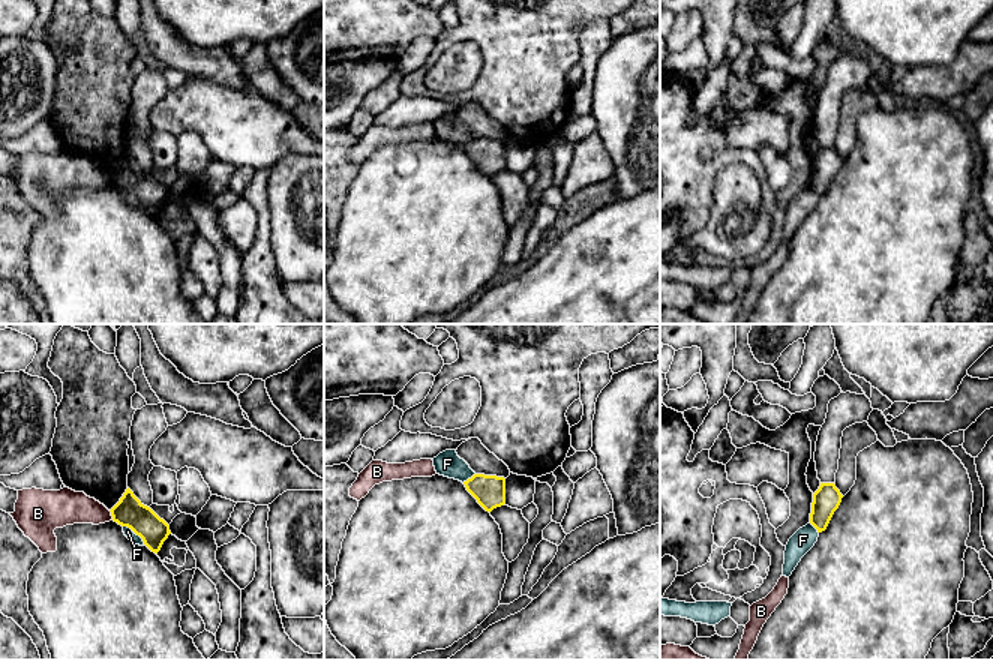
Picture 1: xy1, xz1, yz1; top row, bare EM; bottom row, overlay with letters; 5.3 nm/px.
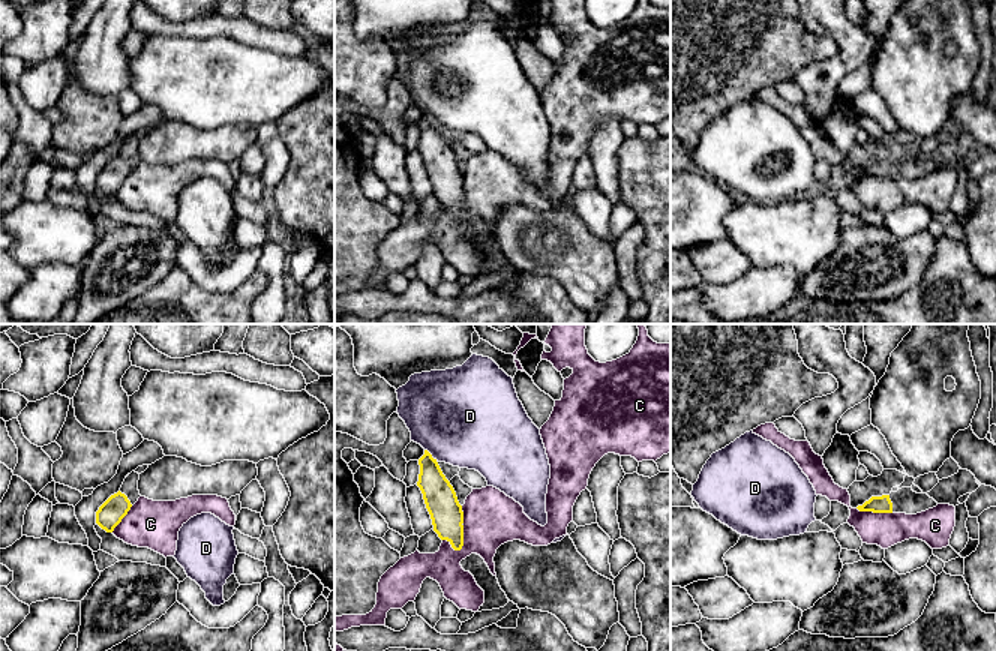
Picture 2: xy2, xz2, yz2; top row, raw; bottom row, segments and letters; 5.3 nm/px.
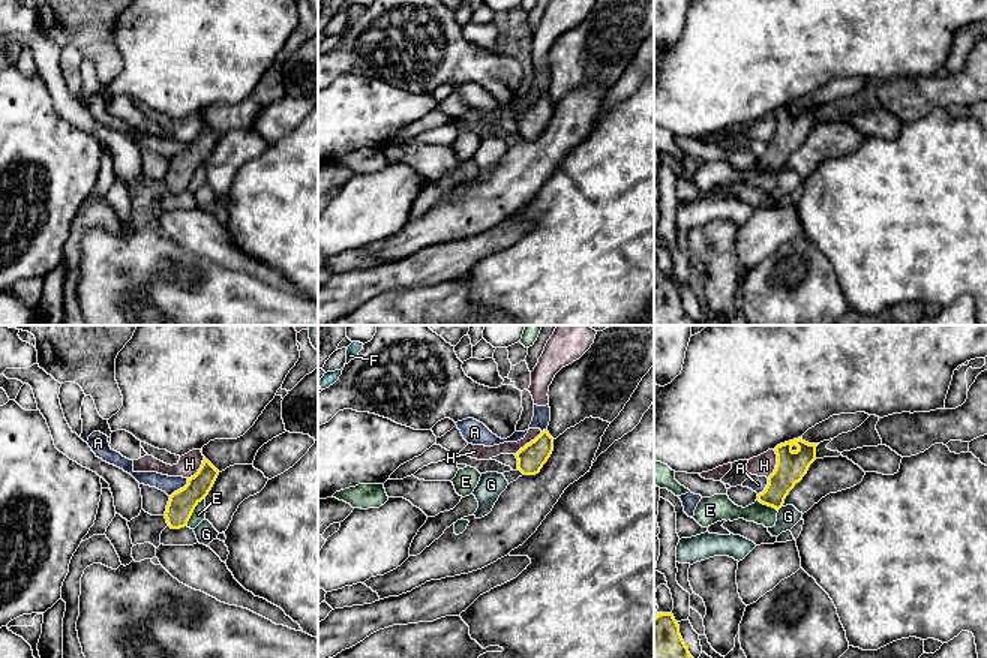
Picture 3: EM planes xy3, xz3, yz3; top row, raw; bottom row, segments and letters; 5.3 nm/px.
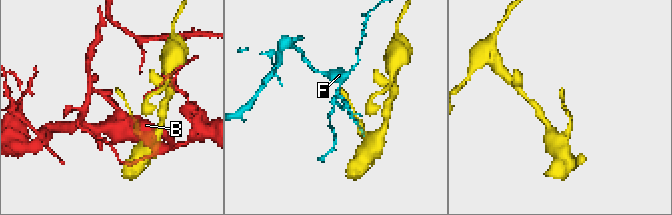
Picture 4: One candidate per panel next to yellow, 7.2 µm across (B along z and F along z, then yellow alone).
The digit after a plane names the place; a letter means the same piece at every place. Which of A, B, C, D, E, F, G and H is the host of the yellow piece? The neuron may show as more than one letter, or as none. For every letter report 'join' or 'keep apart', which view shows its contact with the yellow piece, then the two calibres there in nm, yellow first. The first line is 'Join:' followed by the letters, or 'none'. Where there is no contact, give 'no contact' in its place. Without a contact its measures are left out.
Join: none
A: keep apart; meets yellow in xy3; 140 nm thick on the yellow side, 90 nm on the other
B: keep apart; meets yellow in xy1; 160 nm thick on the yellow side, 190 nm on the other
C: keep apart; meets yellow in xz2; 170 nm thick on the yellow side, 300 nm on the other
D: keep apart; meets yellow in xz2; 170 nm thick on the yellow side, 500 nm on the other
E: keep apart; meets yellow in xy3; 140 nm thick on the yellow side, 70 nm on the other
F: keep apart; meets yellow in xy1; 160 nm thick on the yellow side, 50 nm on the other
G: keep apart; meets yellow in yz3; 160 nm thick on the yellow side, 120 nm on the other
H: keep apart; meets yellow in yz3; 160 nm thick on the yellow side, 120 nm on the other

